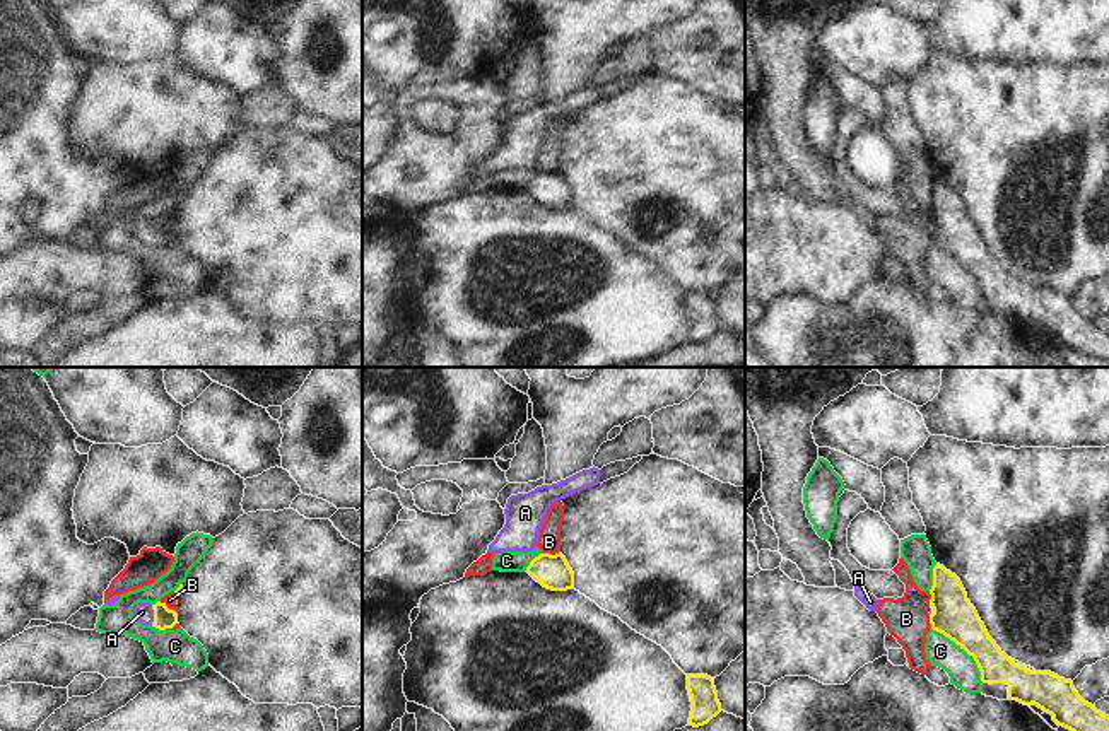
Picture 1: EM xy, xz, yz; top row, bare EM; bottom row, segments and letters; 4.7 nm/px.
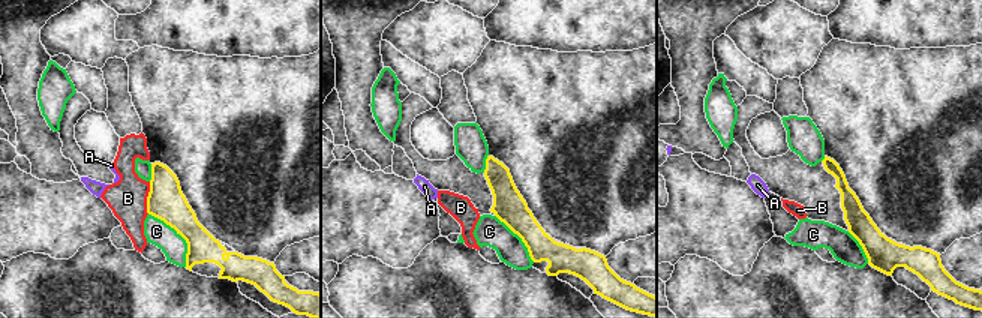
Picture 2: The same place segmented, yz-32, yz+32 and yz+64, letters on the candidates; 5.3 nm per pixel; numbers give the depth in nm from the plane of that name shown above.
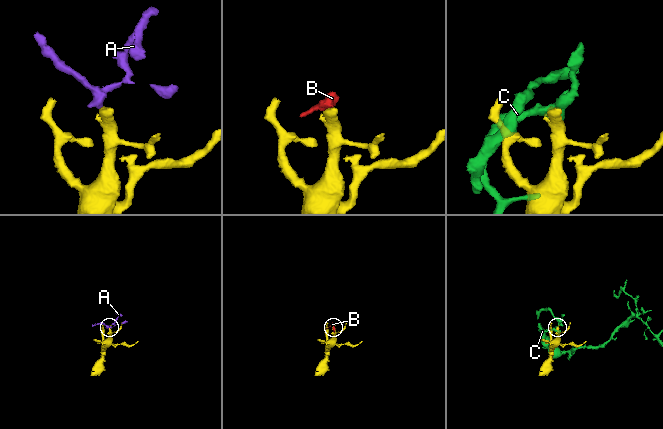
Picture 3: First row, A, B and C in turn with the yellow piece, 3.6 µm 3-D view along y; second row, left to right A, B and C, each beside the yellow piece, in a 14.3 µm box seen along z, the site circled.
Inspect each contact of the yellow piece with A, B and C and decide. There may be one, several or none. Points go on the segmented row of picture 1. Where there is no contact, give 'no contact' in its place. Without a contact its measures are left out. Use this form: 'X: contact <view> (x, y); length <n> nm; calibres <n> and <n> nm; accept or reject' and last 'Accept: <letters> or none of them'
A: contact xy (154, 615); length 100 nm; calibres 100 and 90 nm; accept
B: contact xy (166, 607); length 100 nm; calibres 100 and 60 nm; reject
C: contact yz (964, 649); length 360 nm; calibres 200 and 150 nm; reject
Accept: A

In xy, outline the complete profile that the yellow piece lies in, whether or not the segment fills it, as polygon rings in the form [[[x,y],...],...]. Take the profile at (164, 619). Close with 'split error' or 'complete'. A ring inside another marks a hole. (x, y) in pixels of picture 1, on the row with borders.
[[[161,601],[155,605],[138,603],[133,606],[132,615],[137,622],[152,625],[159,630],[173,629],[178,623],[176,611],[169,610],[166,603]]]; split error

